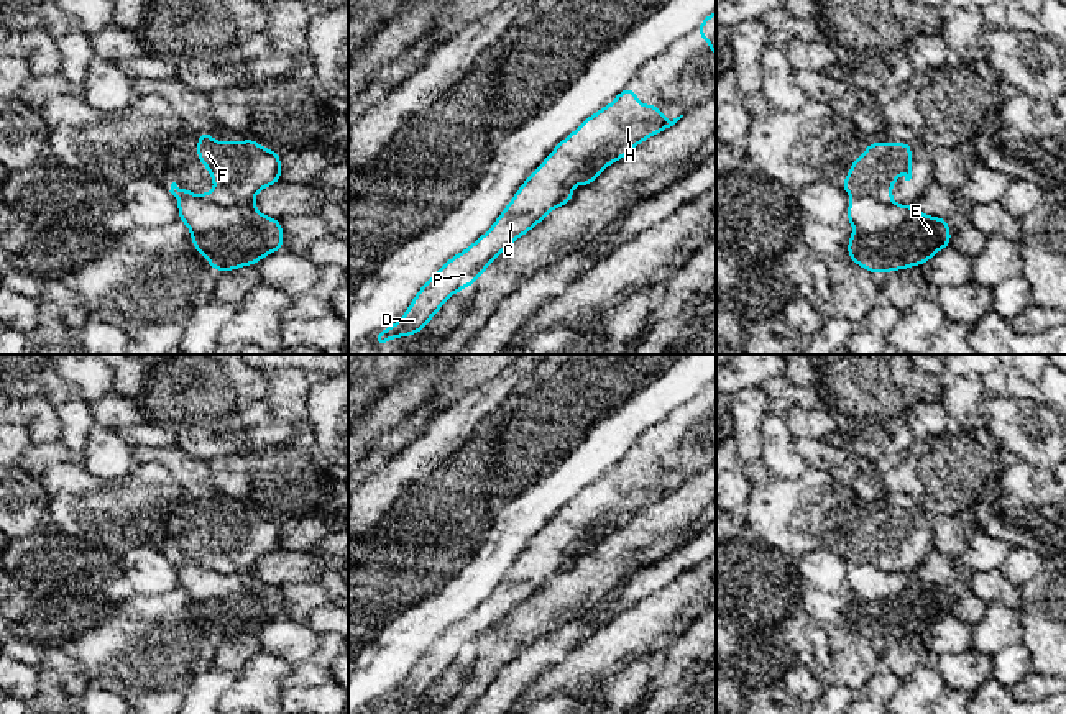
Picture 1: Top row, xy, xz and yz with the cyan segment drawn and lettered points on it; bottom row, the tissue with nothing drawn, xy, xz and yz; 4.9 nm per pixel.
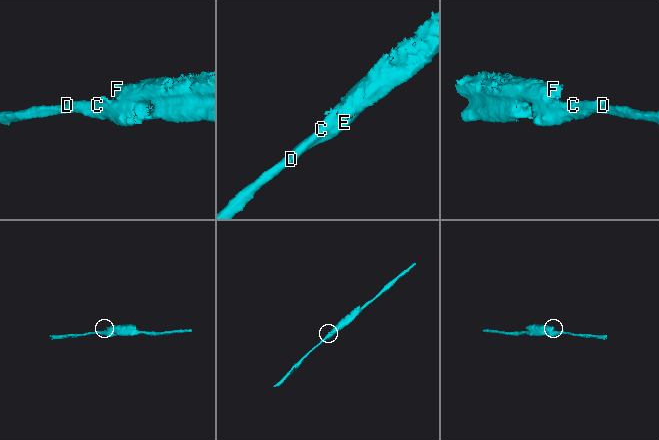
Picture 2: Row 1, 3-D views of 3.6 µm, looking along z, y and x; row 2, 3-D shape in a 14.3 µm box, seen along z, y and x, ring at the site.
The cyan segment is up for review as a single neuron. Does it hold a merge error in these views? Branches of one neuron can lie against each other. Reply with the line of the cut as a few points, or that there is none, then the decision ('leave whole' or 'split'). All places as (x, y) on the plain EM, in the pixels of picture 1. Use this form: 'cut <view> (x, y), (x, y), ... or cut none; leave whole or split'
cut xy (202, 565), (217, 572), (245, 573), (252, 570); split

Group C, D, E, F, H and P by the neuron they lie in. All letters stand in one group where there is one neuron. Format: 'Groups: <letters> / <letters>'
Groups: C D E H P / F

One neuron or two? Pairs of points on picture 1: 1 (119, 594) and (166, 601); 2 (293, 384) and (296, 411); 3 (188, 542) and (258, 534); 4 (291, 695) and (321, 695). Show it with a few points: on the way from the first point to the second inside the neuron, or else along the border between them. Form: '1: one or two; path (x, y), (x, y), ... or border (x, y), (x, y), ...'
1: one; path (130, 599), (135, 604), (155, 604)
2: one; path (293, 391), (296, 404)
3: one; path (206, 539), (240, 537)
4: one; path (298, 695), (314, 695)

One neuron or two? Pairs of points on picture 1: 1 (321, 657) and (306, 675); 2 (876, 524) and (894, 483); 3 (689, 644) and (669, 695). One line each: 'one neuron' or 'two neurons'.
1: one neuron
2: two neurons
3: one neuron

